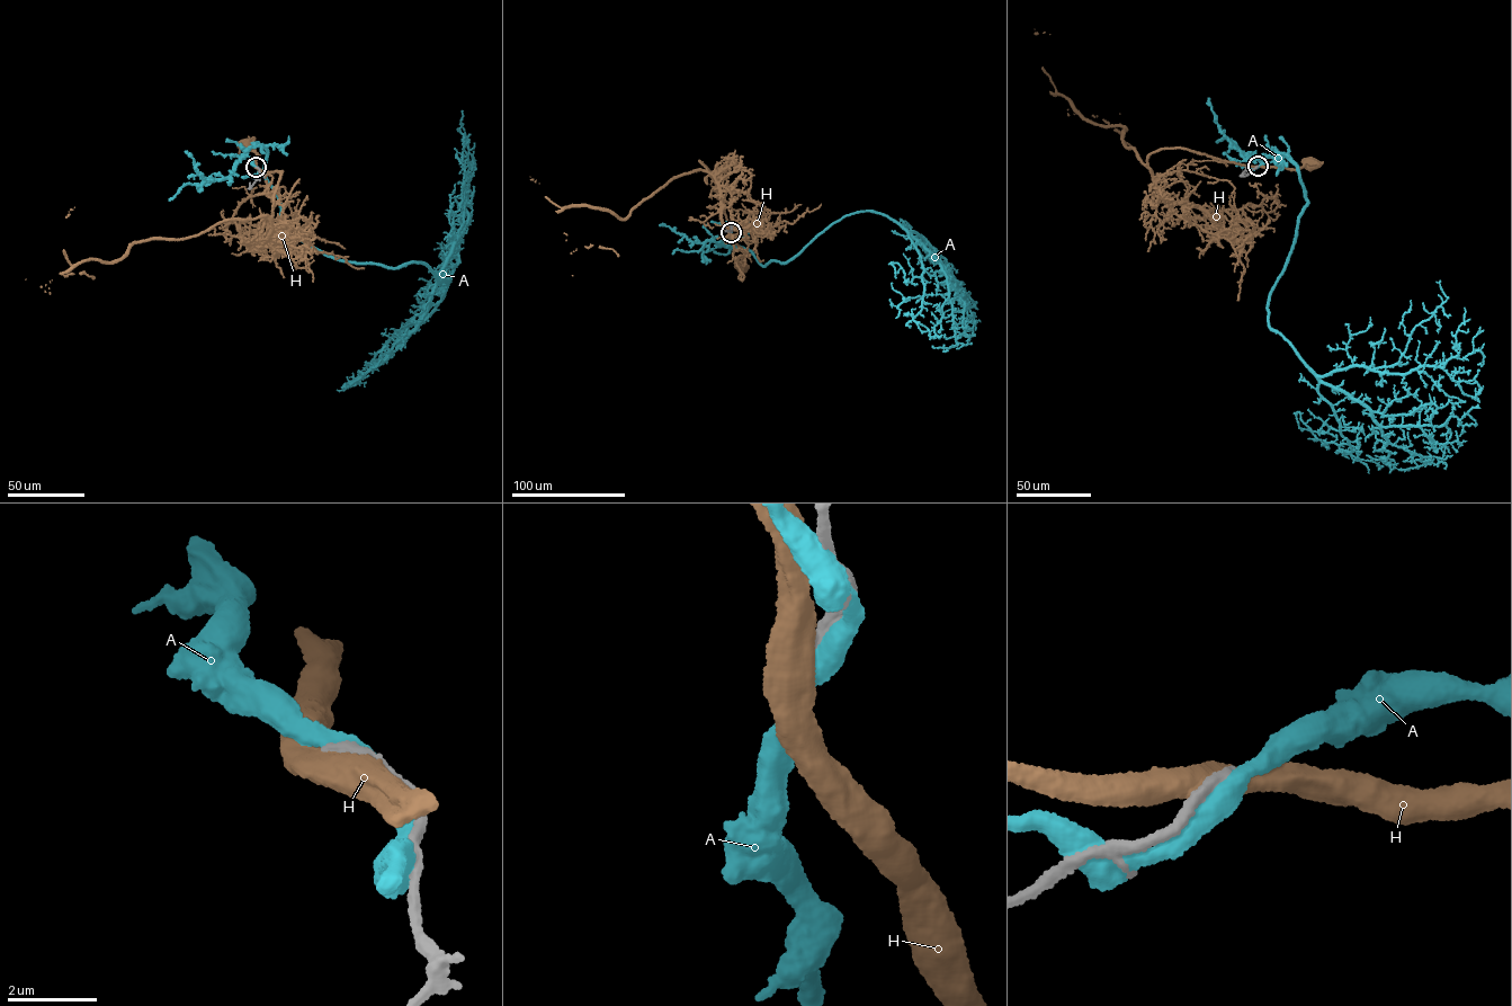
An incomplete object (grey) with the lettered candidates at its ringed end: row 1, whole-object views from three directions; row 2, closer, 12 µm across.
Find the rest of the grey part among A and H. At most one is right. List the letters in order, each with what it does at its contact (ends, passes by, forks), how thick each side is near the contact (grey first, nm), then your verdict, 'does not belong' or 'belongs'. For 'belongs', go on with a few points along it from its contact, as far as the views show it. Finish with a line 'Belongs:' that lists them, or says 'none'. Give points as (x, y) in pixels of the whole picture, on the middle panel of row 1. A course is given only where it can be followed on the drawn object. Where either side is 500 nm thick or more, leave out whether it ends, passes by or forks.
A: it passes by; calibres 240 and 420 nm; does not belong
H: calibres 320 and 550 nm; does not belong
Belongs: none

